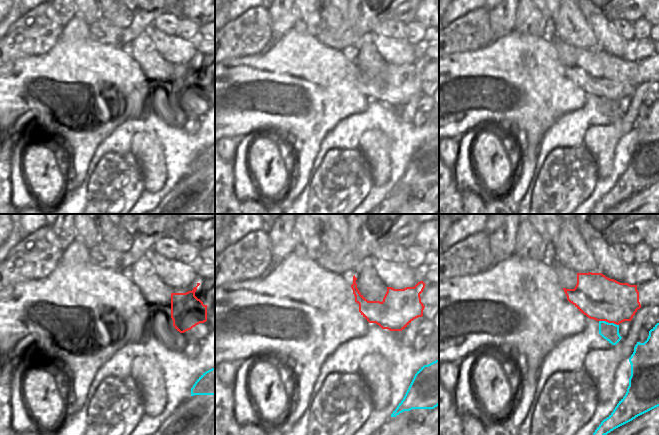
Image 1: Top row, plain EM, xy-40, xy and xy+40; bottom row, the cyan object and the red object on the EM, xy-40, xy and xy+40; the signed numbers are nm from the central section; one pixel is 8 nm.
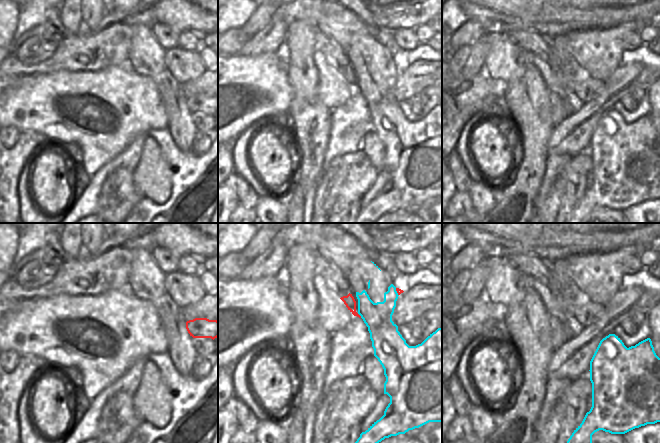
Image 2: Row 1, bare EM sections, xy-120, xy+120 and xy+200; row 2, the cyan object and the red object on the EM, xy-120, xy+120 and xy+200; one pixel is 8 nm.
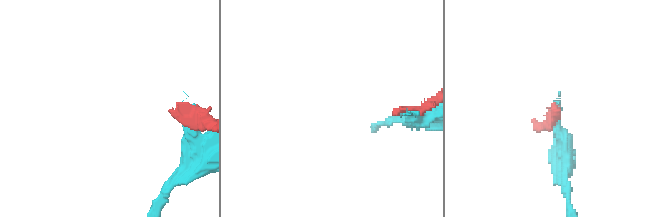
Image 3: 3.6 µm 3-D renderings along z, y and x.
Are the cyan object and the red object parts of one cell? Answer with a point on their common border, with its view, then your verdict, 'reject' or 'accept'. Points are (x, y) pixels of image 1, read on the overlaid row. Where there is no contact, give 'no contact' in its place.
xy+40 (609, 323) | reject

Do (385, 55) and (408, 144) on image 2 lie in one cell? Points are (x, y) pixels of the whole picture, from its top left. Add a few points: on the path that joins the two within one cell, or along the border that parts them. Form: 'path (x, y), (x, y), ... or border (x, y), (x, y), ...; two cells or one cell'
border (381, 47), (370, 56), (367, 69), (374, 79); two cells

